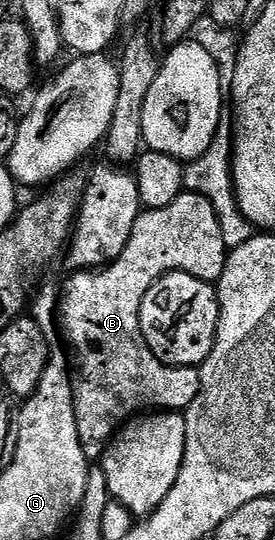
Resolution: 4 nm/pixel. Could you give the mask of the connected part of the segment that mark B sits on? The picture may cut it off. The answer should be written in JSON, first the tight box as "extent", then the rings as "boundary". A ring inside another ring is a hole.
{"extent":[61,190,228,460],"boundary":[[[184,190],[173,205],[165,205],[165,209],[144,210],[139,214],[133,225],[133,233],[129,233],[129,245],[121,249],[121,255],[112,263],[90,271],[68,274],[67,284],[61,287],[61,331],[67,334],[66,346],[73,356],[71,388],[75,394],[77,433],[87,459],[102,460],[103,450],[107,448],[112,435],[128,419],[152,409],[182,412],[199,396],[199,373],[196,368],[167,367],[153,357],[141,333],[141,301],[145,301],[145,293],[149,293],[151,286],[171,271],[184,271],[198,279],[218,281],[227,264],[228,254],[213,205],[209,205],[205,197]]]}

